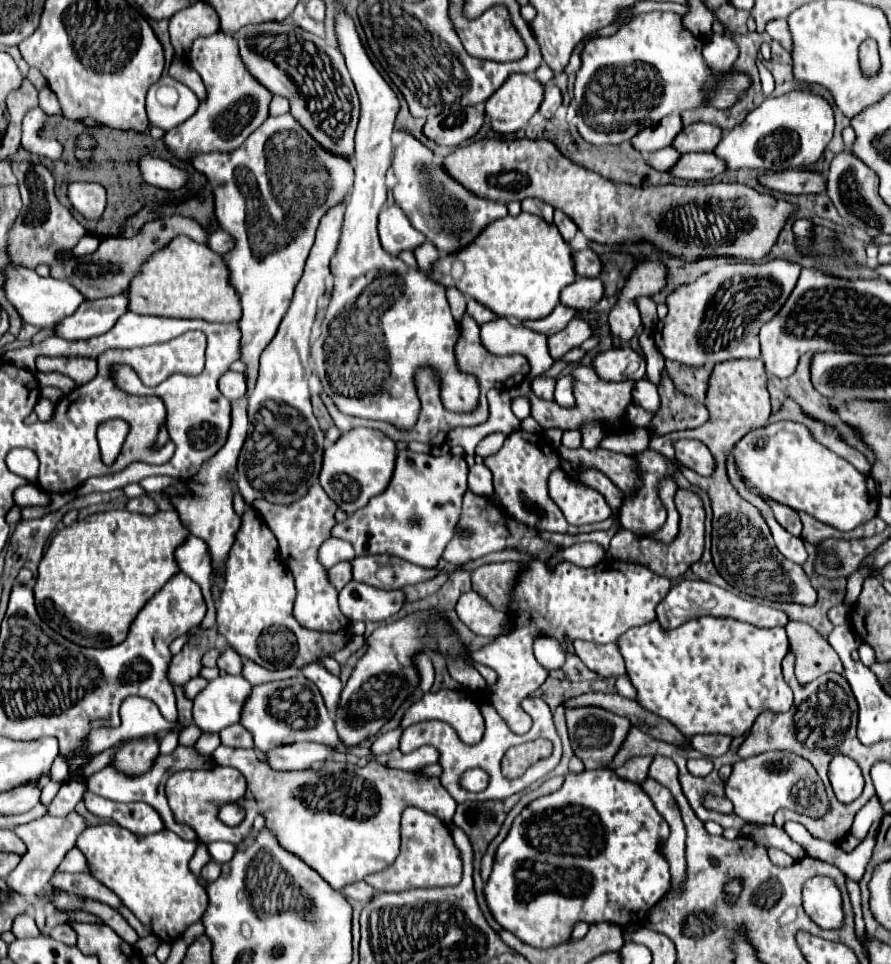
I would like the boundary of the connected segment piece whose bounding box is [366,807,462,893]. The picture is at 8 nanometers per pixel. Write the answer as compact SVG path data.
M408 807L402 813L402 847L398 859L384 871L368 875L366 881L376 887L378 891L408 891L416 887L446 887L456 885L462 879L462 857L448 827L416 807Z

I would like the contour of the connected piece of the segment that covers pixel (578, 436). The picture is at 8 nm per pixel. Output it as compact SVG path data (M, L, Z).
M564 431L562 443L570 449L578 449L582 445L582 433L580 431Z

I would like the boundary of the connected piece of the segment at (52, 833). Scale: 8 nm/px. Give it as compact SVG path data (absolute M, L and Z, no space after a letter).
M76 811L70 813L68 817L42 817L42 819L24 823L24 825L16 825L14 833L26 843L28 851L24 853L18 867L6 877L8 887L12 887L12 891L16 891L18 895L24 895L26 899L30 899L38 891L42 891L48 885L52 871L58 869L64 855L74 847L78 835L84 831L84 827L86 827L86 823Z

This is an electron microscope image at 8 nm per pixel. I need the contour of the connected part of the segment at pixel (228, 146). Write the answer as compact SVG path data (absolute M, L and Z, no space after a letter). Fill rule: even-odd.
M222 31L196 39L188 53L188 61L190 67L202 77L208 91L208 101L200 103L198 111L190 119L168 131L164 143L174 153L174 157L182 161L190 161L196 153L238 149L244 139L268 119L272 93L256 83L252 75L248 75L248 69L244 67L244 61L238 53L238 41Z

